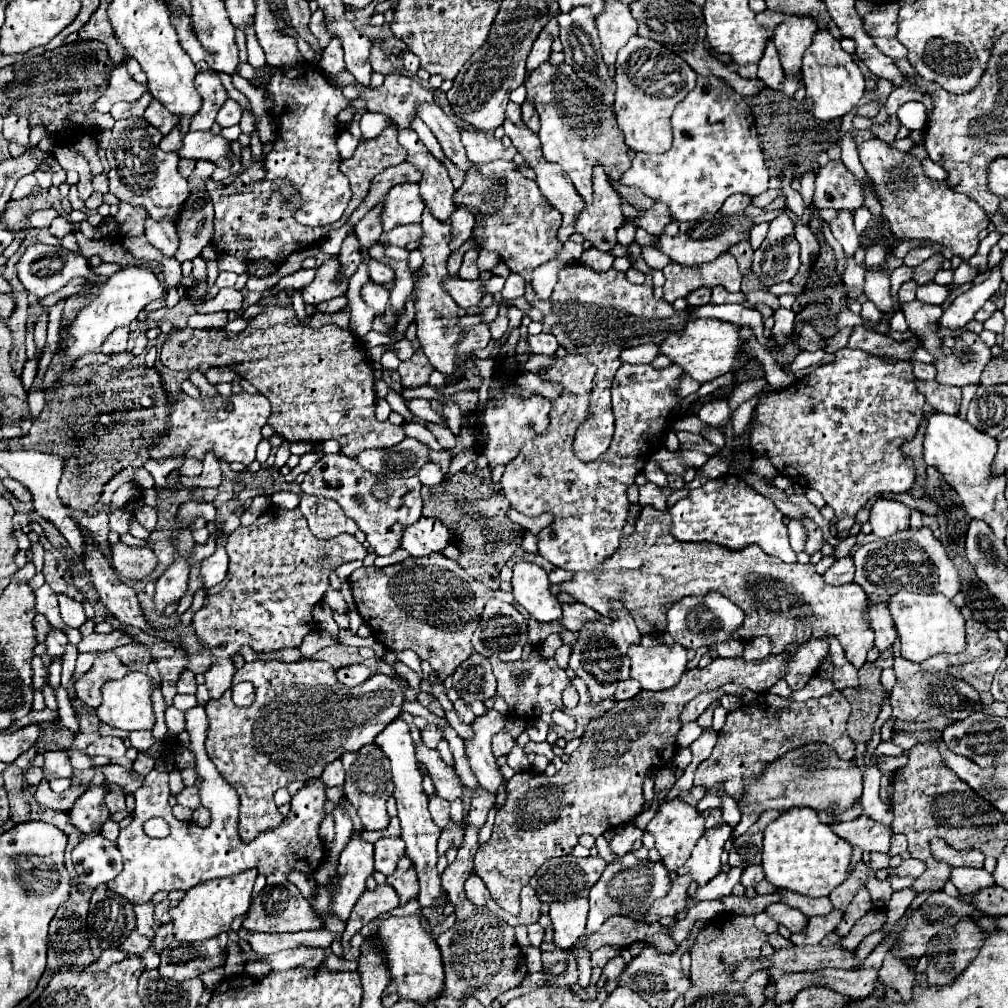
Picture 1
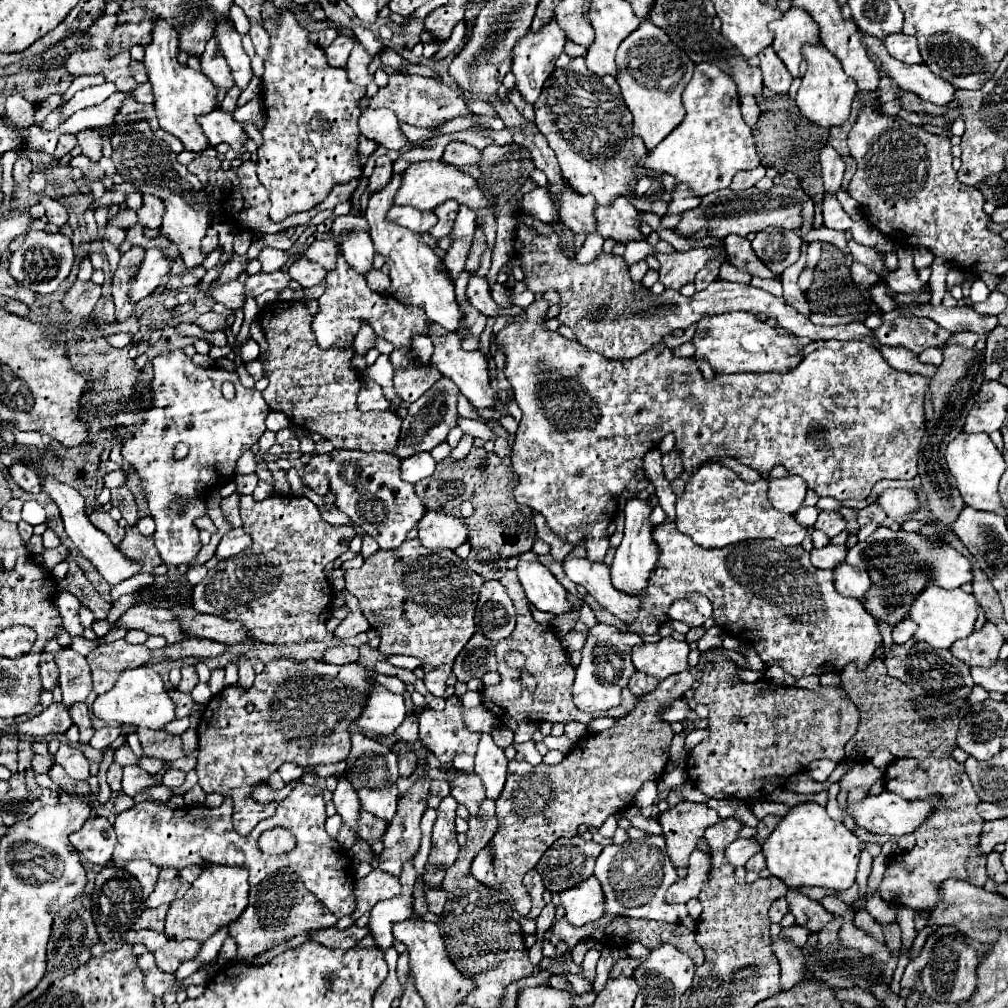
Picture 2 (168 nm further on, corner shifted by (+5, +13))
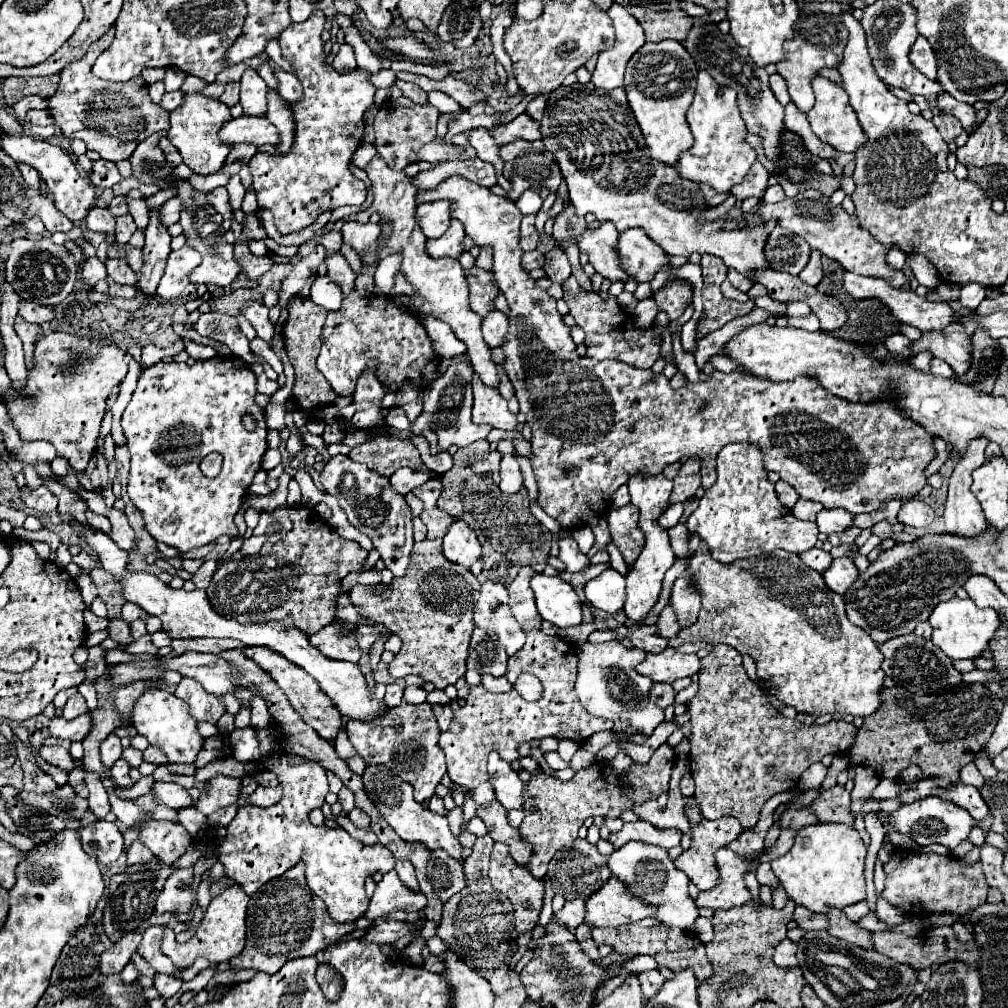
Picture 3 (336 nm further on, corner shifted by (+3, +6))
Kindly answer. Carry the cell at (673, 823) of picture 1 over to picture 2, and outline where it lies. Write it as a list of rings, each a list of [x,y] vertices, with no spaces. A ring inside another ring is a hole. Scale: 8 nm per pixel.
[[[681,801],[665,813],[659,813],[657,821],[663,829],[671,863],[675,867],[687,867],[697,839],[703,837],[703,831],[709,825],[719,821],[719,815],[703,803]]]

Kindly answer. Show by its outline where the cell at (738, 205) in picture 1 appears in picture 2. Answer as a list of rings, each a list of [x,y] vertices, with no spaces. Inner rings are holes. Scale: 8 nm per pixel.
[[[759,167],[759,169],[753,169],[753,171],[743,171],[743,173],[737,173],[731,181],[731,189],[735,191],[741,191],[741,189],[749,189],[753,187],[761,177],[765,175],[765,167]]]

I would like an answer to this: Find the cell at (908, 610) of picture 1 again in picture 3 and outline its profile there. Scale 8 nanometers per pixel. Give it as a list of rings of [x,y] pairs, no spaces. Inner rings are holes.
[[[955,596],[955,598],[935,606],[929,622],[933,626],[931,640],[933,640],[933,644],[937,648],[941,648],[945,652],[945,656],[949,656],[951,660],[955,660],[955,658],[975,660],[987,650],[989,642],[993,640],[993,636],[995,636],[995,632],[999,628],[999,614],[995,610],[977,608],[971,602],[971,598],[961,600],[961,598]]]

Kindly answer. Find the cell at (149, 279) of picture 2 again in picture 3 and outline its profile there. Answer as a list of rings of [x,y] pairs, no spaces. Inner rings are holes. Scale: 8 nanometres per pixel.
[[[191,246],[173,250],[169,254],[165,274],[157,286],[157,296],[177,298],[189,284],[189,276],[193,272],[193,268],[197,268],[199,264],[201,264],[201,256]]]

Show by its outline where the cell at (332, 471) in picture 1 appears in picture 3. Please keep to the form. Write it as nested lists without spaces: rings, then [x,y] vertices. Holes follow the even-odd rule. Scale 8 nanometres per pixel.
[[[339,454],[335,458],[329,458],[329,462],[325,464],[321,472],[321,486],[333,496],[339,494],[339,506],[345,510],[351,526],[371,538],[373,546],[381,552],[381,560],[393,572],[393,576],[405,576],[409,554],[413,550],[413,516],[405,498],[391,490],[389,478],[379,478],[379,474],[375,474],[367,466]]]

